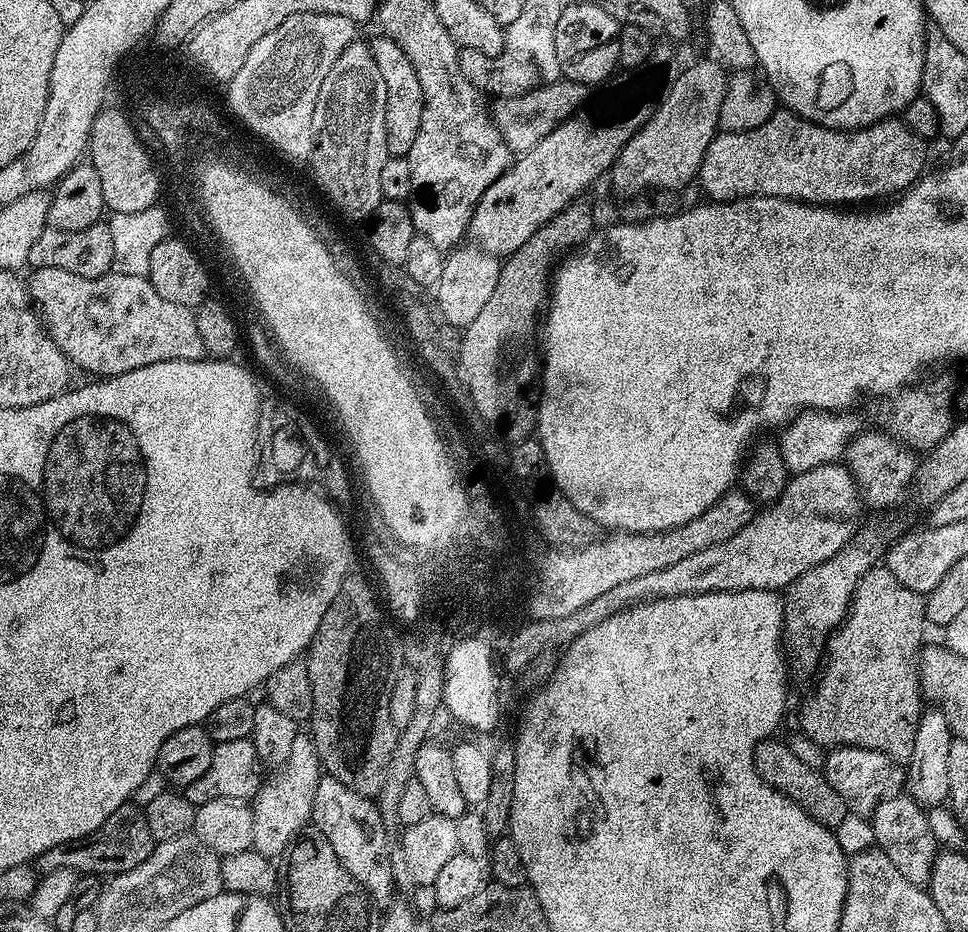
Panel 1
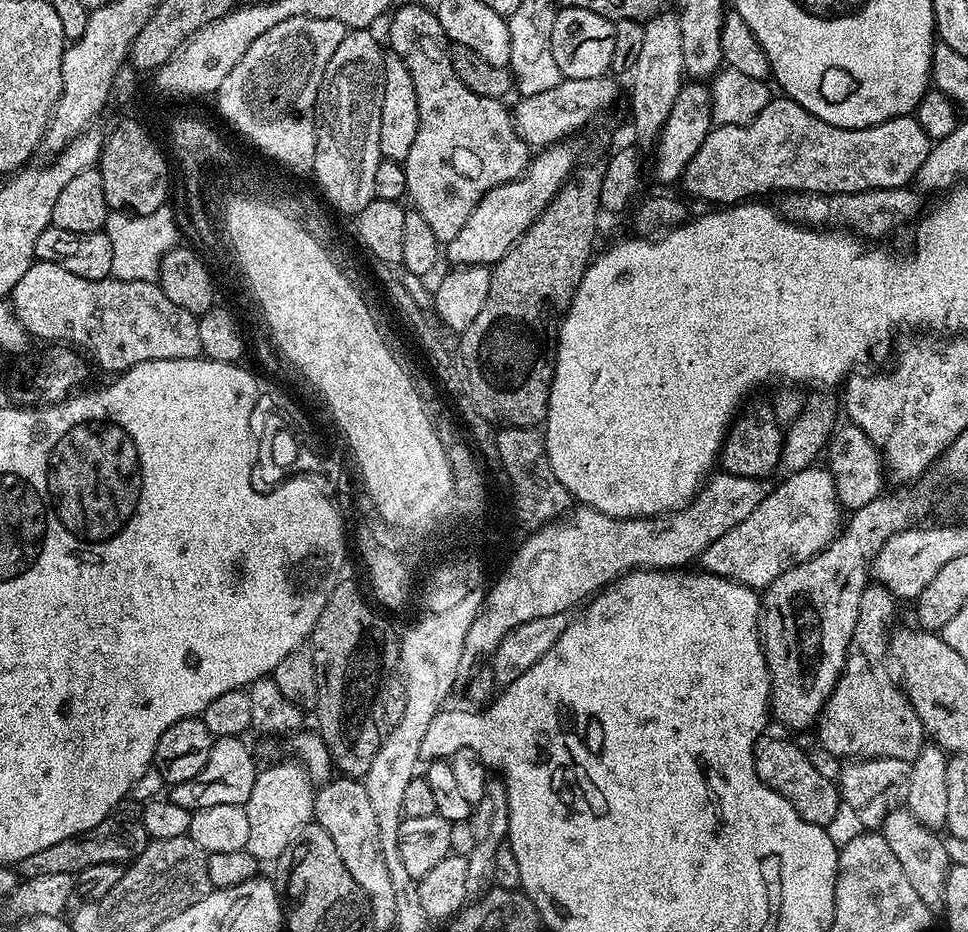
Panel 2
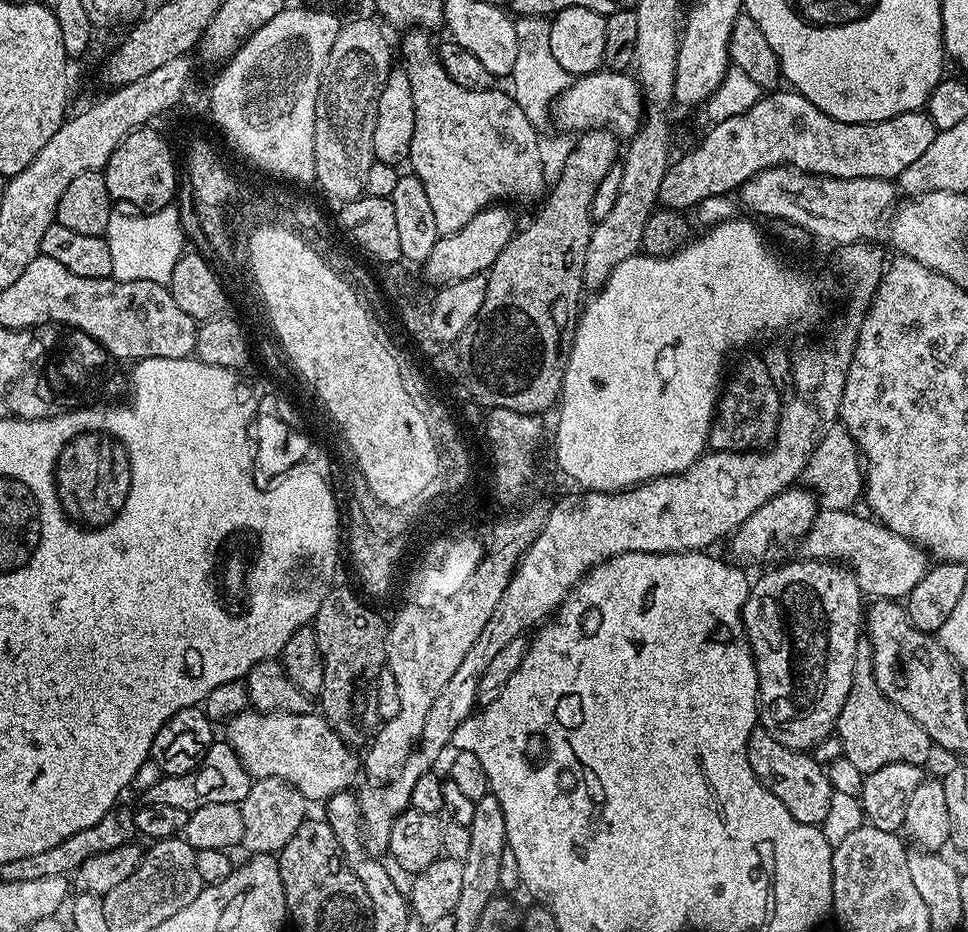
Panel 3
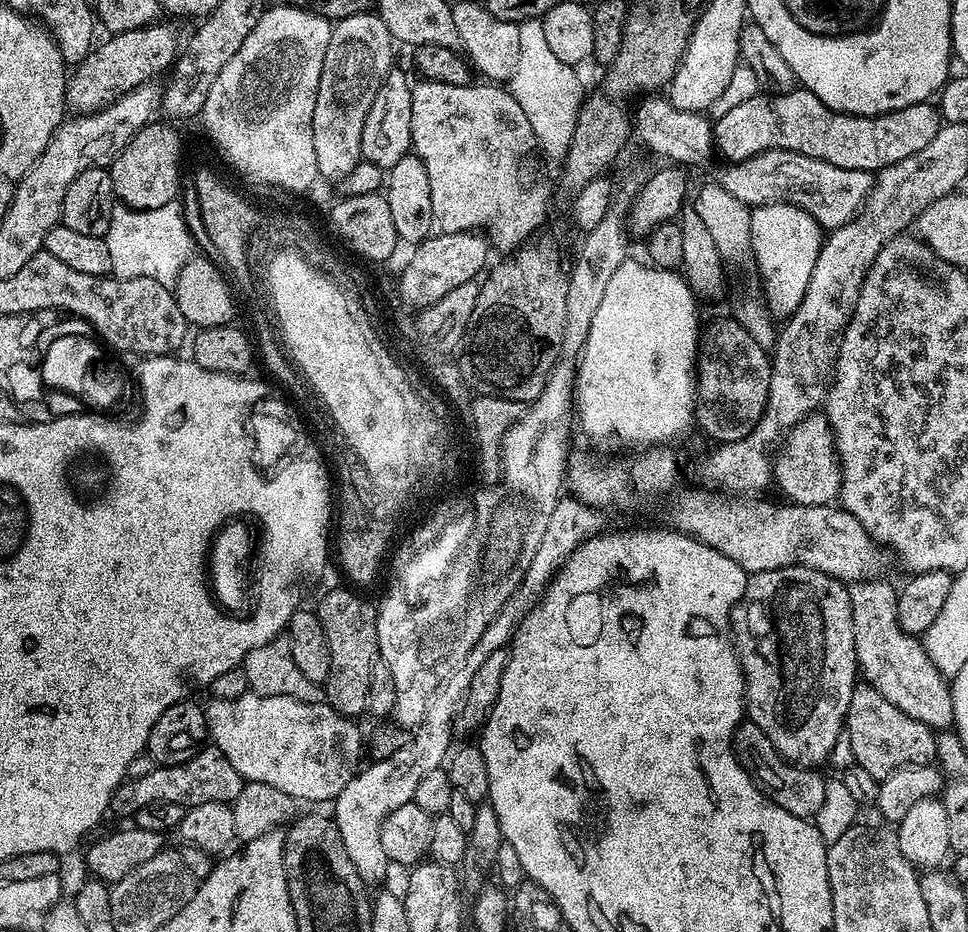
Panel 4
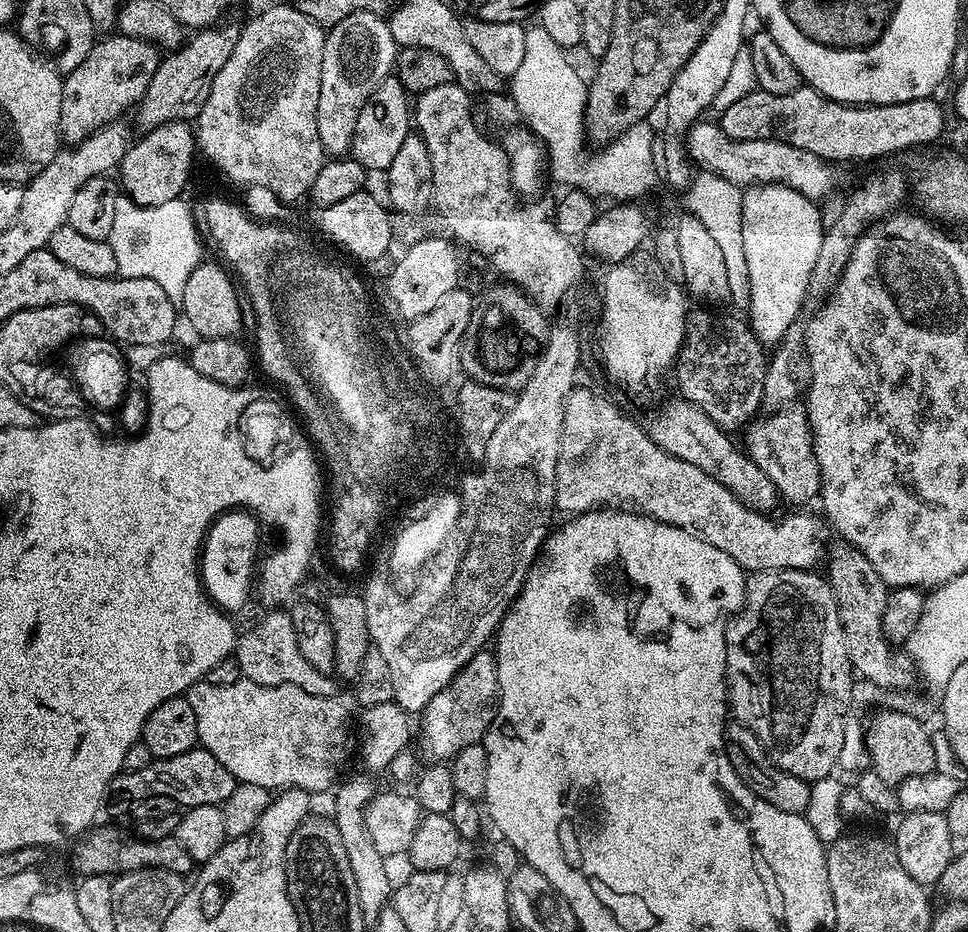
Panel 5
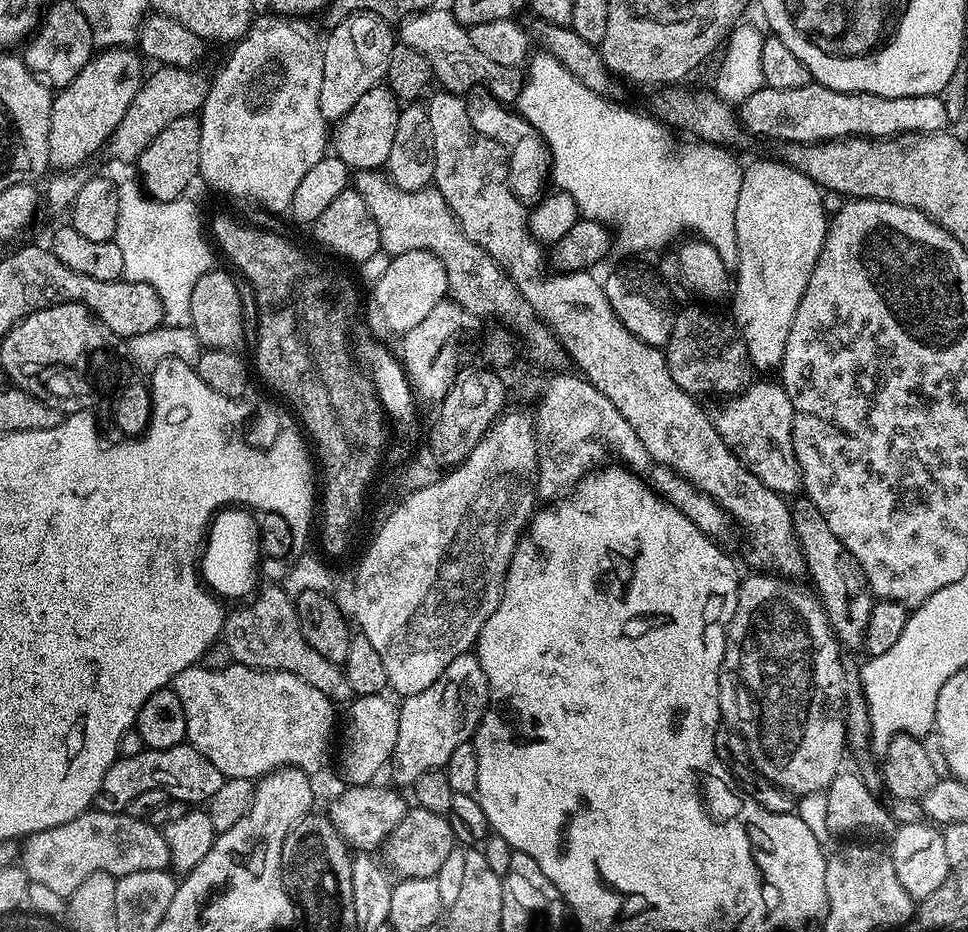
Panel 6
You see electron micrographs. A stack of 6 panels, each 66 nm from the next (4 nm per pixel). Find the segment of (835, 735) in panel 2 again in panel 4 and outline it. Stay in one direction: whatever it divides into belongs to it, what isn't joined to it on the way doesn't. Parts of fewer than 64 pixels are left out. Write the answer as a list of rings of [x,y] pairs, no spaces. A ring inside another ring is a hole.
[[[861,683],[854,690],[848,707],[846,744],[848,740],[854,763],[862,766],[862,770],[868,771],[876,781],[885,780],[890,773],[907,764],[932,764],[936,756],[936,736],[933,729],[886,702],[886,698],[870,685]]]

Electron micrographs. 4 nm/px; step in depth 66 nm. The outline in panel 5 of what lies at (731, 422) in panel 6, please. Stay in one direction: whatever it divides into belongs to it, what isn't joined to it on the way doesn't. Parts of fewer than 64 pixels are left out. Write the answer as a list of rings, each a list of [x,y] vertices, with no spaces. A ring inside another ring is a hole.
[[[796,406],[793,412],[780,410],[777,416],[765,420],[756,418],[747,425],[743,433],[746,454],[774,482],[777,493],[784,496],[792,506],[804,506],[807,500],[815,501],[820,494],[820,467],[812,449],[812,432],[808,428],[808,413]]]

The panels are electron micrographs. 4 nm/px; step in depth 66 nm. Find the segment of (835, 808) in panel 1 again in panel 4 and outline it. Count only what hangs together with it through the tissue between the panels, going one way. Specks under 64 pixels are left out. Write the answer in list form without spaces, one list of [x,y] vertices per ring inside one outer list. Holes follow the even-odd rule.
[[[745,719],[736,728],[732,739],[732,749],[738,758],[738,762],[746,770],[746,774],[754,782],[757,790],[766,798],[773,800],[786,814],[814,818],[822,807],[823,798],[826,793],[825,777],[820,777],[819,771],[812,768],[801,768],[798,764],[791,764],[784,759],[778,750],[774,750],[774,742],[758,730],[754,721]]]

